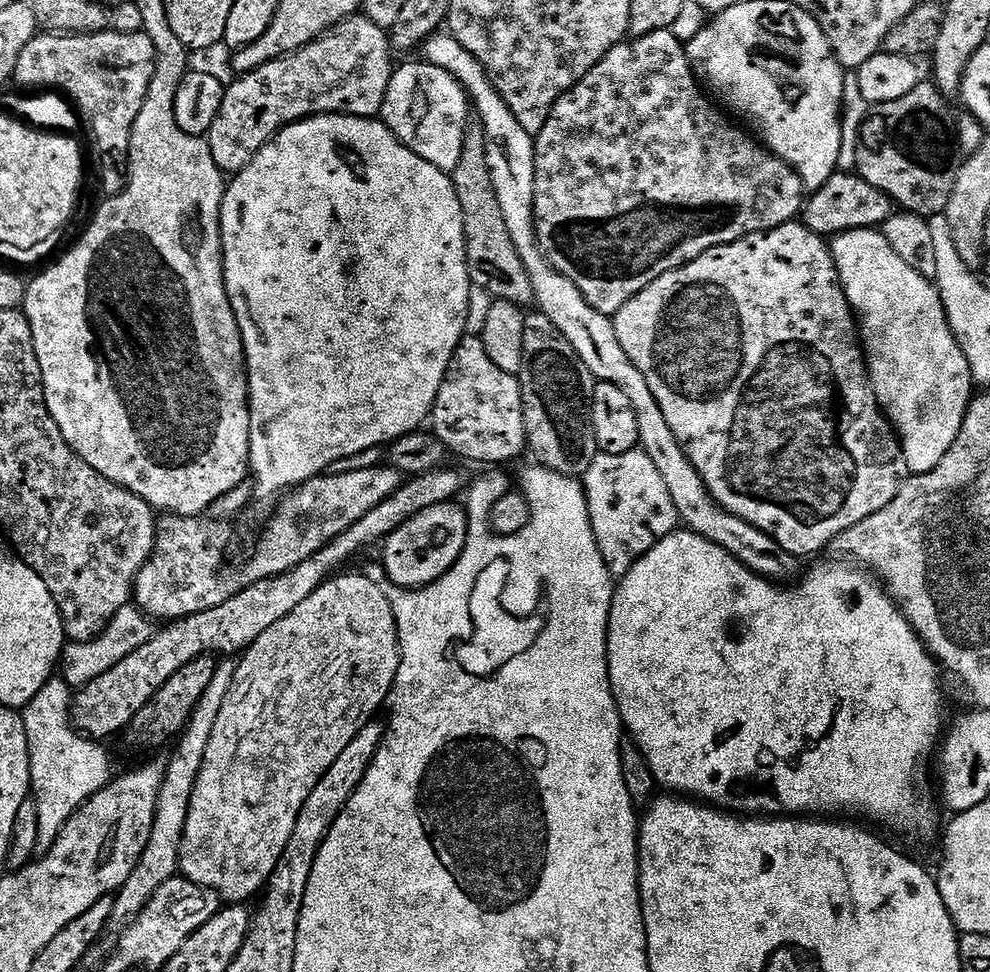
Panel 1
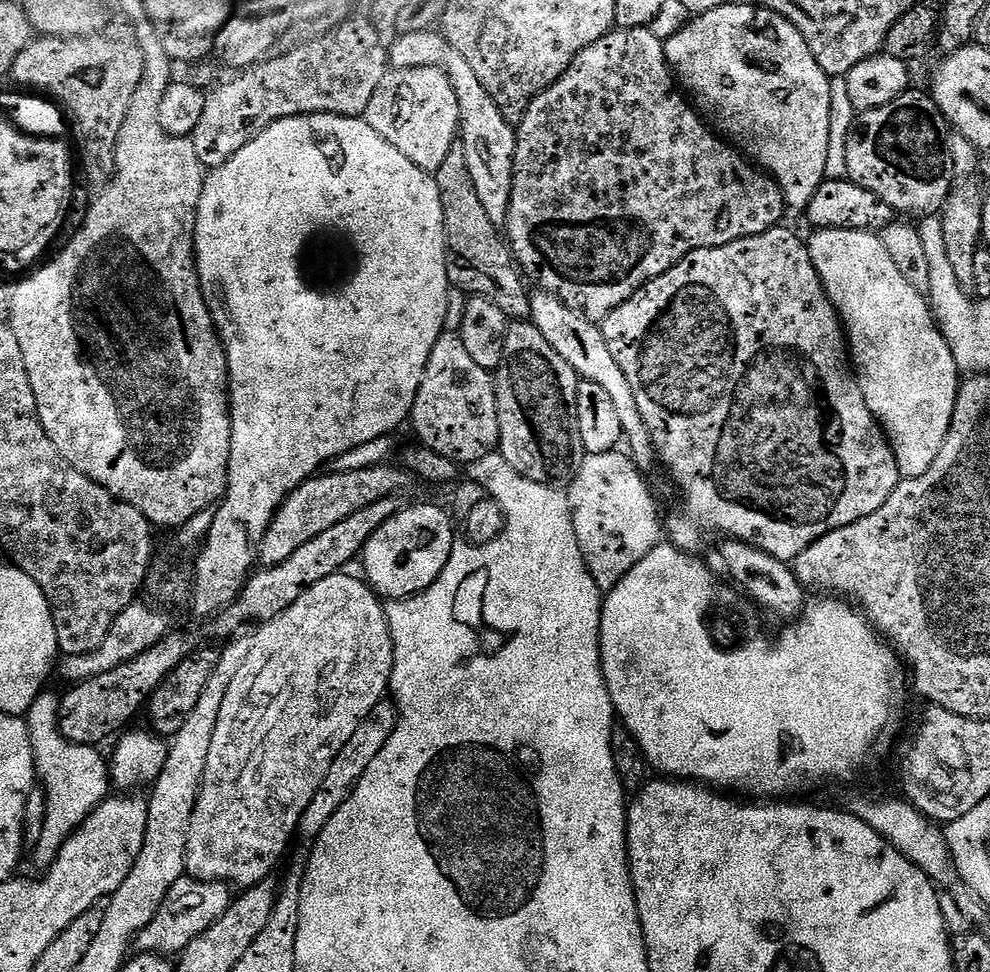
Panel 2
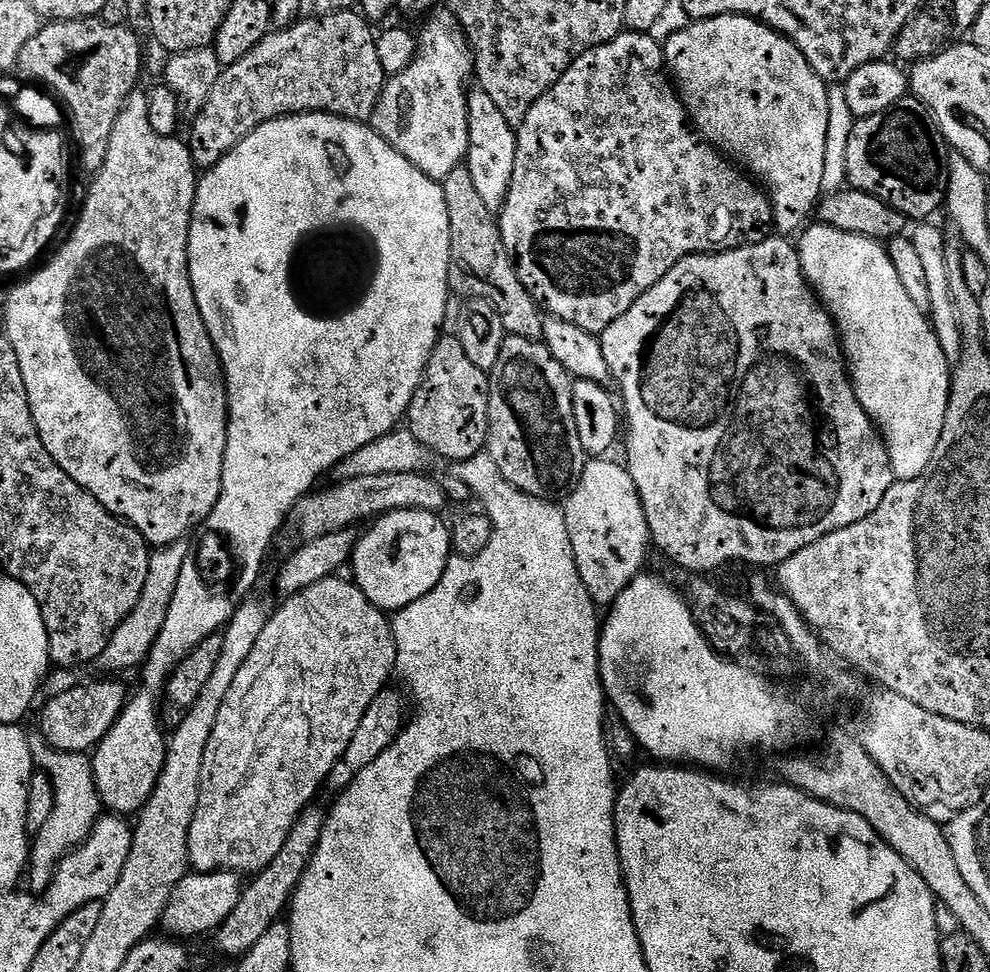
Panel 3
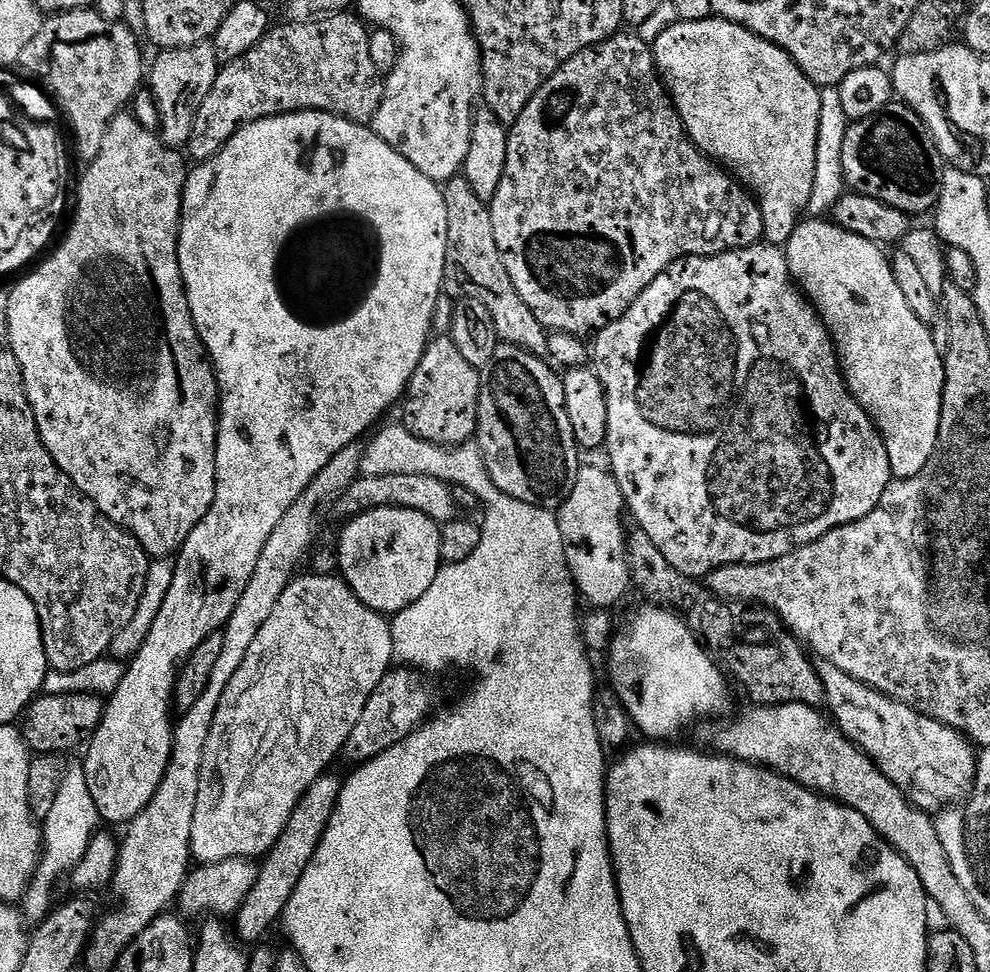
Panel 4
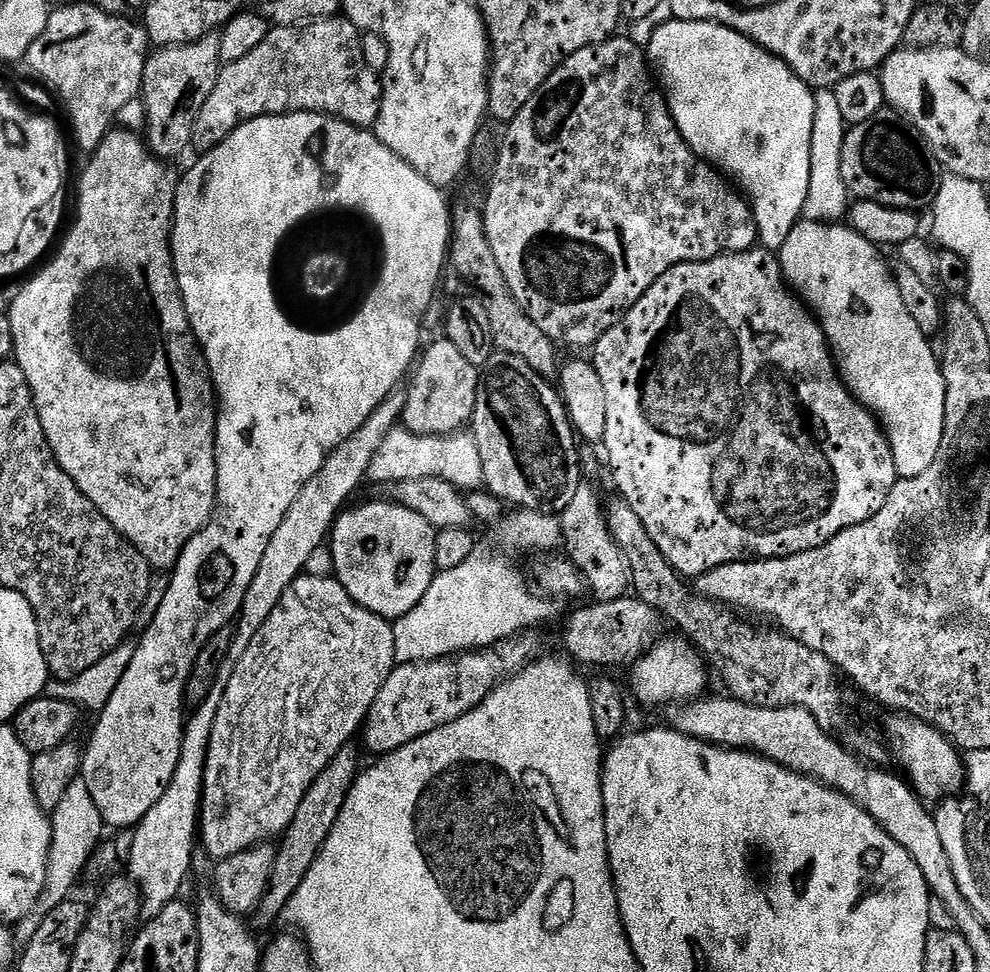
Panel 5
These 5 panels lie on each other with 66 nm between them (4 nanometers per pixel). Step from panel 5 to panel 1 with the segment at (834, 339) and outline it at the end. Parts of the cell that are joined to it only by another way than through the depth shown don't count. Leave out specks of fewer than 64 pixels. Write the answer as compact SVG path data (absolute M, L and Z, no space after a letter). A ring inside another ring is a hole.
M859 228L833 236L830 251L840 287L858 321L872 395L899 439L902 463L914 476L932 472L954 444L974 395L972 371L948 324L940 293L927 275L915 272L891 249L883 231Z

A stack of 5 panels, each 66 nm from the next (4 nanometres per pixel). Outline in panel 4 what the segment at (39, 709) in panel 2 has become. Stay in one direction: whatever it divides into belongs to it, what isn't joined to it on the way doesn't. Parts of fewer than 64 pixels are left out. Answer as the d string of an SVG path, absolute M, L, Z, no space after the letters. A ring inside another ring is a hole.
M83 767L68 768L62 782L58 786L58 798L54 798L54 806L50 814L42 821L42 851L40 864L32 877L28 888L24 891L22 915L29 925L38 926L57 907L56 883L60 879L71 877L72 871L82 862L90 842L98 834L96 827L102 821L98 814L98 806L94 806L94 797L90 794L86 774Z

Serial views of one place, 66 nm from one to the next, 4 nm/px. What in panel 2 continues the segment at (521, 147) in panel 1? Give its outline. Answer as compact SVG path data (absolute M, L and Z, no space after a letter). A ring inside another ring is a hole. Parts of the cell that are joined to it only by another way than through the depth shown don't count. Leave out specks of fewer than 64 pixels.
M419 30L414 32L401 32L395 37L396 41L388 44L388 59L391 67L395 71L414 70L415 68L437 68L439 72L445 72L452 80L454 90L458 94L460 103L460 123L462 125L462 152L464 148L464 160L468 163L466 168L467 176L472 179L479 197L482 198L482 206L486 206L486 214L497 222L503 221L509 215L512 208L512 198L514 189L518 184L518 172L516 176L516 132L512 129L513 121L500 111L500 107L494 102L494 98L482 84L482 78L474 72L474 66L444 37L443 31L440 30Z

